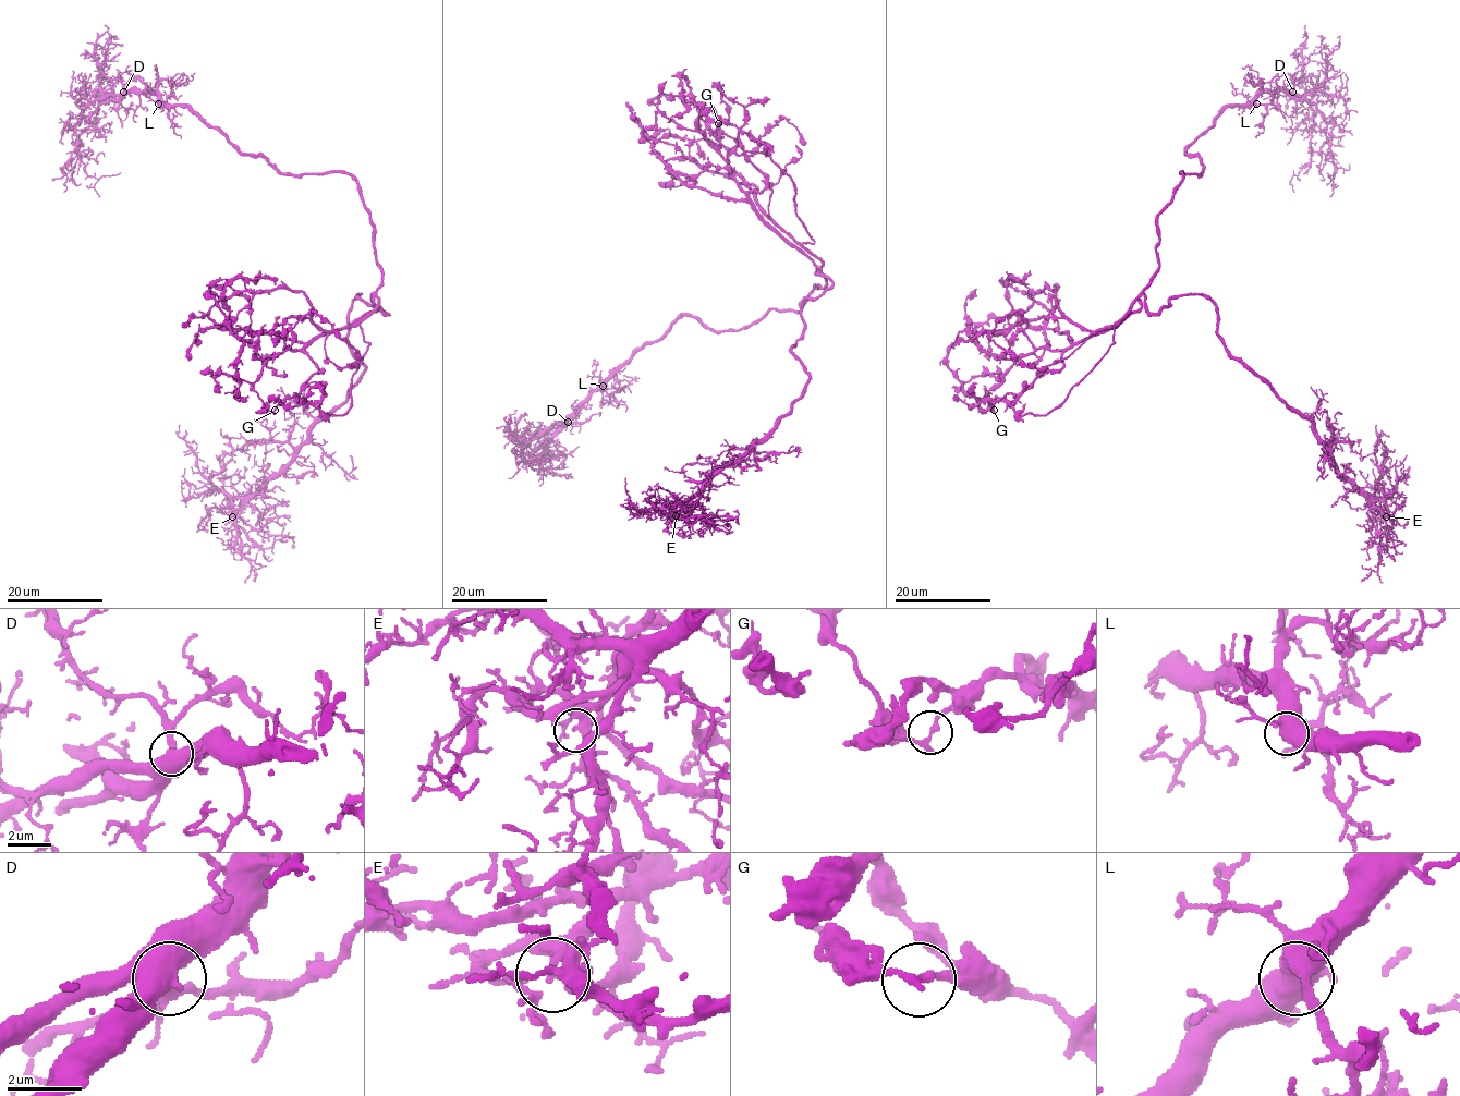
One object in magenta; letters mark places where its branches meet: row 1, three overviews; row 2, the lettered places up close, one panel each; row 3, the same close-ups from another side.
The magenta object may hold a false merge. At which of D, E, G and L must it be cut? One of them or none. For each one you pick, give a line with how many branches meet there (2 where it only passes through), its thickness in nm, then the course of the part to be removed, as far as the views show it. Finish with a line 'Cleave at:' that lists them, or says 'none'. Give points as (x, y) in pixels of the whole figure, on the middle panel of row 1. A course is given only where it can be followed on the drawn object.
G: Branches: 2. Thickness 220 nm. Course of the part to remove: (718, 123), (751, 133), (788, 175), (825, 285), (799, 311), (745, 326), (682, 316), (523, 459), (563, 455)
Cleave at: G

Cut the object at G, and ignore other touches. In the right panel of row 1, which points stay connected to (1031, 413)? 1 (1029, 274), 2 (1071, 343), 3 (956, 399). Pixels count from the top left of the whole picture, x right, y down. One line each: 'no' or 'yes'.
1: no
2: no
3: no

